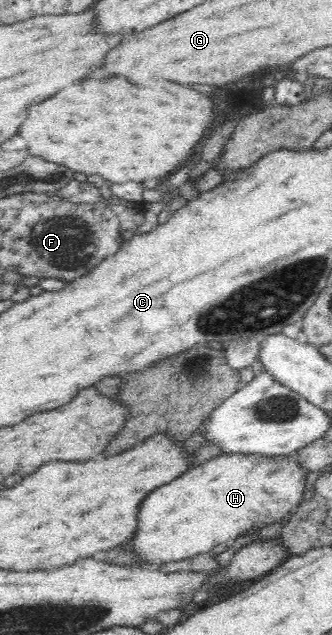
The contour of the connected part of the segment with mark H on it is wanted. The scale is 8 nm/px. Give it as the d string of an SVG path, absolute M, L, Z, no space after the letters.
M223 454L208 460L205 464L192 467L170 484L164 484L152 490L140 504L139 524L132 540L124 542L124 547L134 549L136 564L132 567L158 568L161 564L182 560L197 554L212 553L212 548L218 544L235 540L240 534L246 534L251 529L262 529L283 518L297 509L304 499L308 471L298 462L285 457L266 462L256 462L250 455Z

